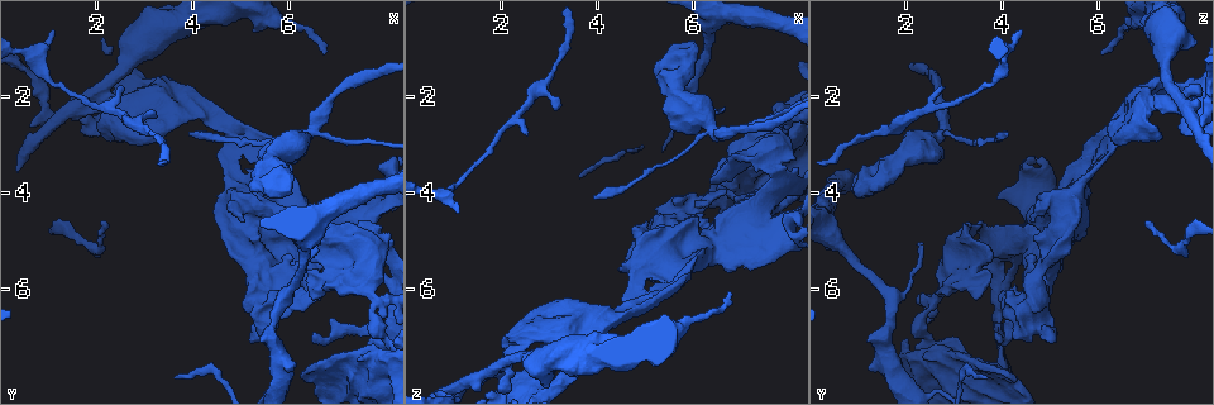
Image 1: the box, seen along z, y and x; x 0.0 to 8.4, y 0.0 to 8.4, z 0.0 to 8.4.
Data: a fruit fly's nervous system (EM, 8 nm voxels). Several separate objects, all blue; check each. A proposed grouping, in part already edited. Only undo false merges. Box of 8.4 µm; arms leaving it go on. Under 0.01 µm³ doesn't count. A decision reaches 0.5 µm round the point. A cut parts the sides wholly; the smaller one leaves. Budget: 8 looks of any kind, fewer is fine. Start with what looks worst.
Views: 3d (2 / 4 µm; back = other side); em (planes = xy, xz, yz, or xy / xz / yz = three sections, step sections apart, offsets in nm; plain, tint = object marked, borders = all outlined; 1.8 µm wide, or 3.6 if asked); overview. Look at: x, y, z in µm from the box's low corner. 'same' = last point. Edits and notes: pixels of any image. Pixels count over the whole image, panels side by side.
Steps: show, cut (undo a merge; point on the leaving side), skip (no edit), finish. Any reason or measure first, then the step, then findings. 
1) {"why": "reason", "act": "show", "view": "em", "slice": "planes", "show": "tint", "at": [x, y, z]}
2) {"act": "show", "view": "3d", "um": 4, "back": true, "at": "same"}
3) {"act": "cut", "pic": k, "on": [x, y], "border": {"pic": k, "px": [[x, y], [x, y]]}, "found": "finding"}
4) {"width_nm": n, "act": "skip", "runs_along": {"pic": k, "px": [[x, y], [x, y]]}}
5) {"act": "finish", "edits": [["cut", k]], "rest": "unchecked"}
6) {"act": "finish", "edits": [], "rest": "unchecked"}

{"act": "show", "view": "3d", "um": 4, "back": true, "at": [1.85, 2.05, 7.70]}

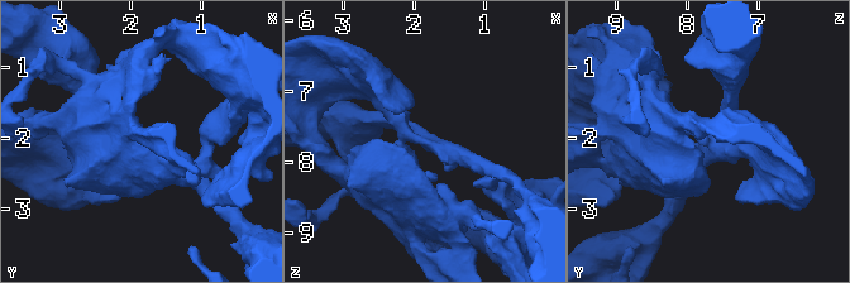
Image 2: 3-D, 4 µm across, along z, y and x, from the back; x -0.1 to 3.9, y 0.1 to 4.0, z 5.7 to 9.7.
{"act": "show", "view": "em", "slice": "yz", "step": 4, "show": "tint", "at": [1.85, 1.95, 7.60]}

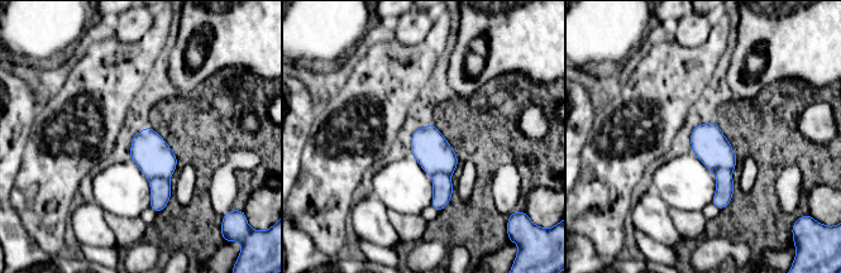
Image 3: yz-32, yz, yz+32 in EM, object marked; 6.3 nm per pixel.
{"act": "show", "view": "em", "slice": "xz", "step": 16, "show": "borders", "at": "same"}

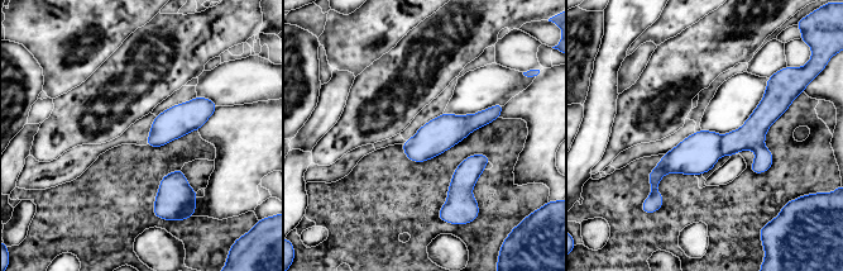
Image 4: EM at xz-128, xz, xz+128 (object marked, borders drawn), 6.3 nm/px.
{"act": "cut", "pic": 4, "on": [444, 132], "border": {"pic": 4, "px": [[472, 115], [463, 138]]}, "found": "two cells meet here"}

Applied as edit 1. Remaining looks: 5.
{"why": "abrupt turn", "act": "show", "view": "em", "slice": "planes", "show": "tint", "at": [6.35, 2.80, 2.70]}

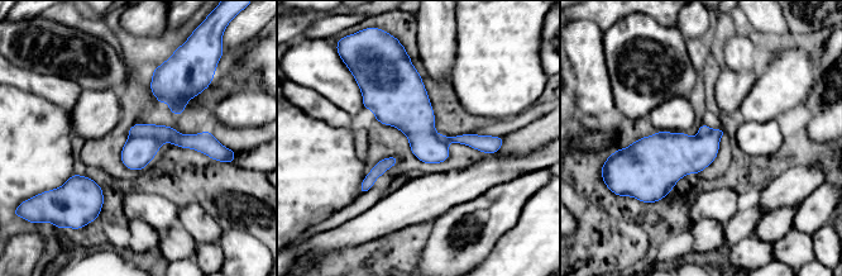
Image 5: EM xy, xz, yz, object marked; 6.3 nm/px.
{"act": "cut", "pic": 5, "on": [138, 151], "border": {"pic": 5, "px": [[129, 137], [153, 136], [162, 142]]}, "found": "a second cell is stuck on"}

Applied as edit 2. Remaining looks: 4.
{"why": "redraw", "act": "show", "view": "overview"}

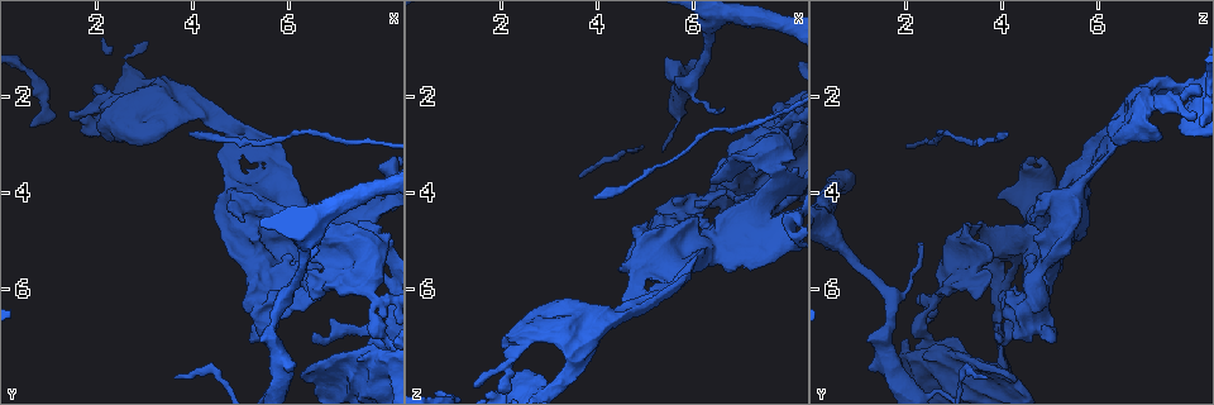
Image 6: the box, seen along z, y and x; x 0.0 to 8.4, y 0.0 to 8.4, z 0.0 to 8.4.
{"why": "abrupt turn", "act": "show", "view": "em", "slice": "planes", "show": "plain", "at": [7.75, 6.25, 2.65]}

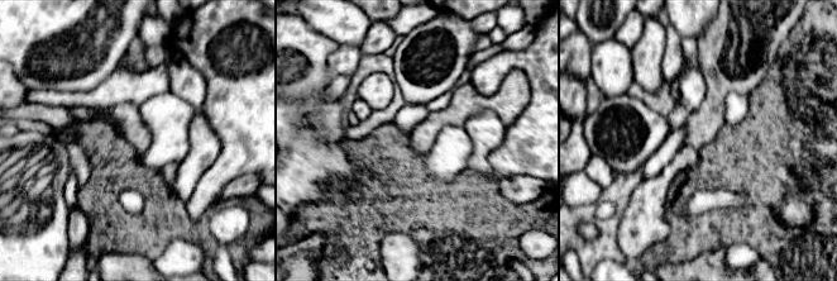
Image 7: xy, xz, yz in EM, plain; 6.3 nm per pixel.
{"act": "show", "view": "em", "slice": "planes", "show": "tint", "at": "same"}

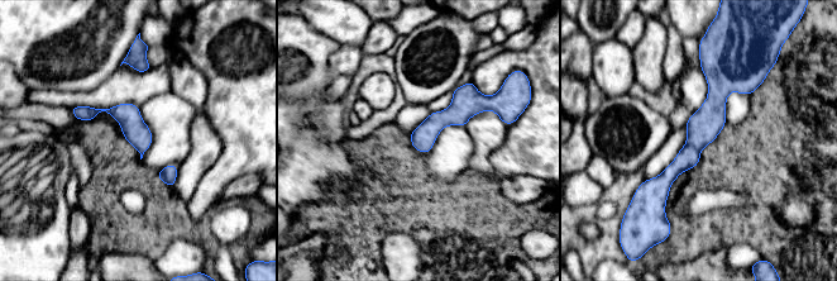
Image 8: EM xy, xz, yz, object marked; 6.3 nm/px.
{"width_nm": 160, "act": "skip", "found": "continuous, no second cell"}

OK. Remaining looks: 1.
{"act": "finish", "edits": [["cut", 4], ["cut", 5]], "rest": "unchecked"}

